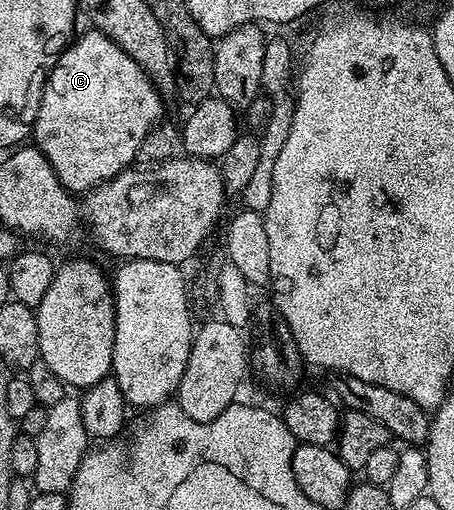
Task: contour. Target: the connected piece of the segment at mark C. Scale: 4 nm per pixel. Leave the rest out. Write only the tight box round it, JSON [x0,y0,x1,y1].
[32,30,162,194]

